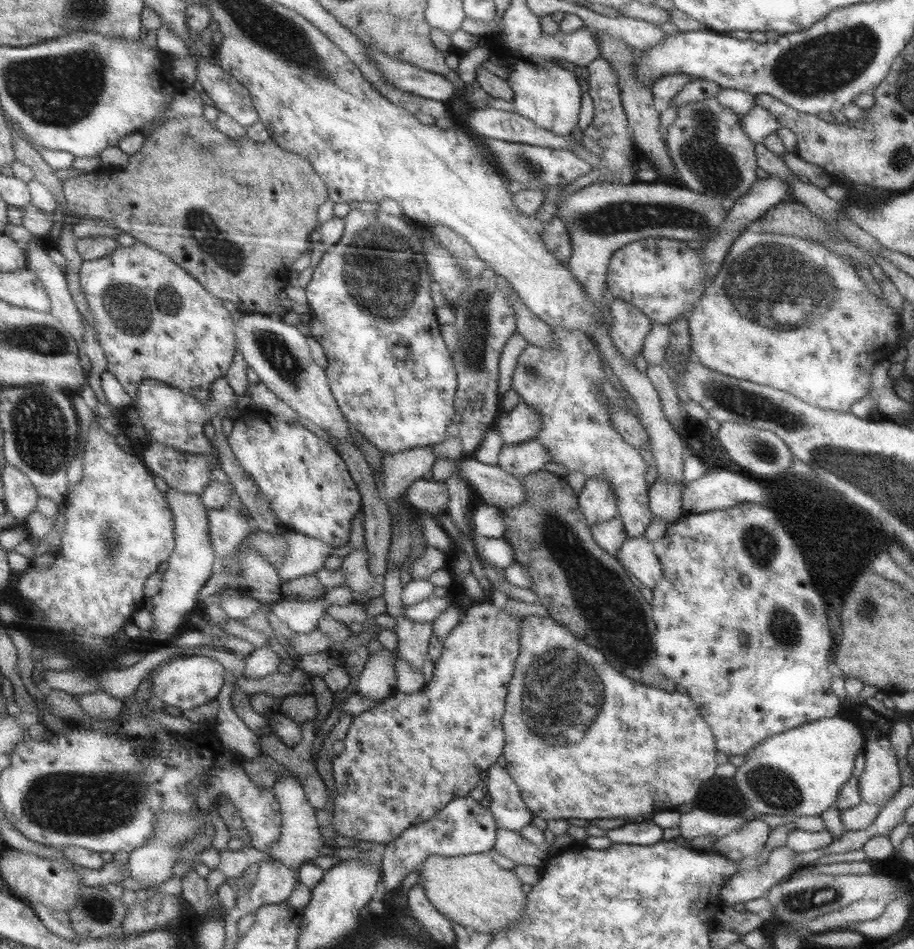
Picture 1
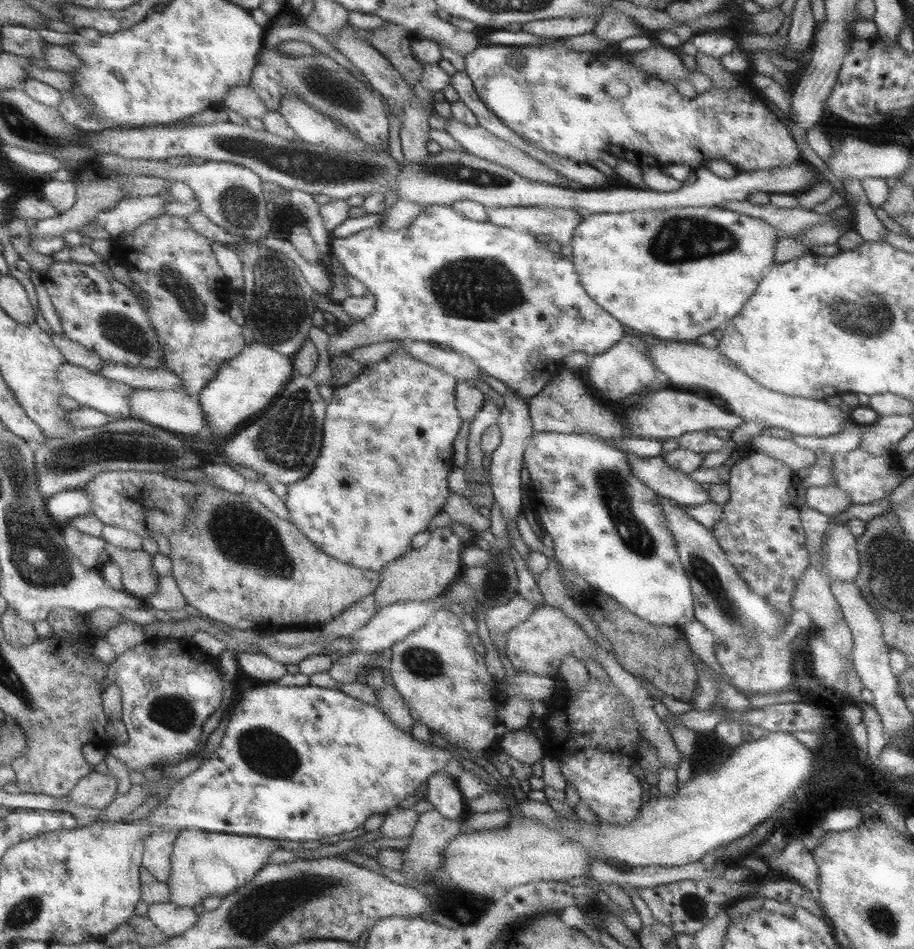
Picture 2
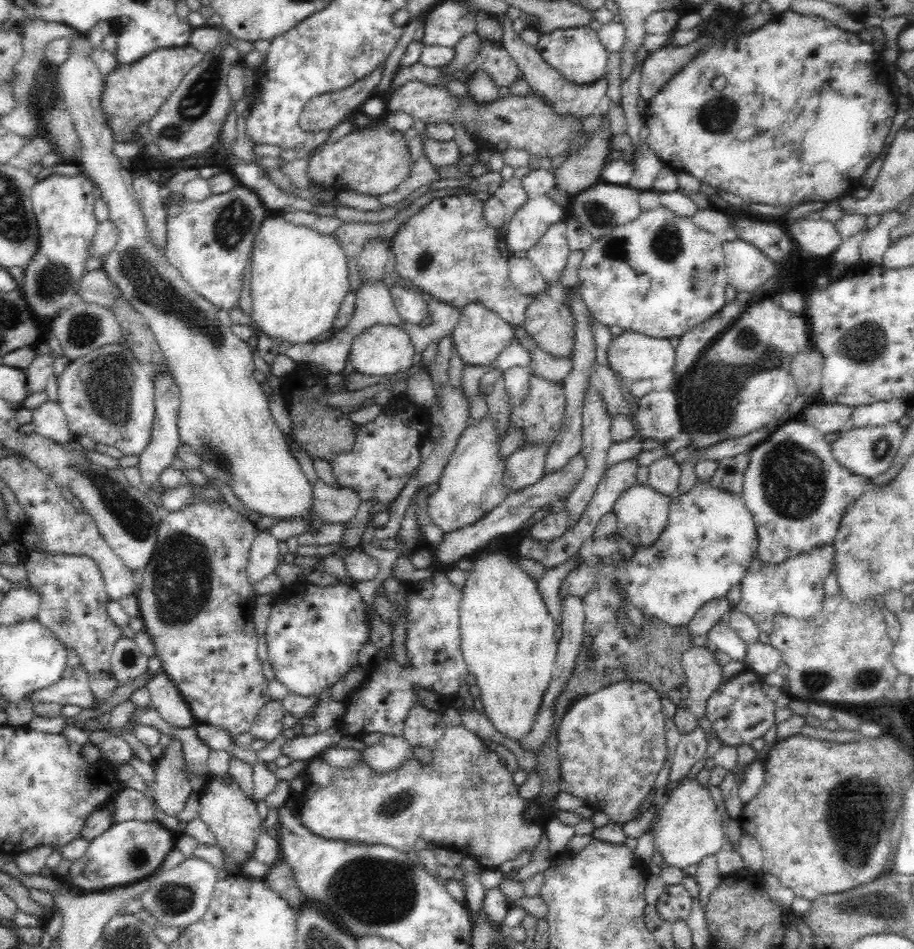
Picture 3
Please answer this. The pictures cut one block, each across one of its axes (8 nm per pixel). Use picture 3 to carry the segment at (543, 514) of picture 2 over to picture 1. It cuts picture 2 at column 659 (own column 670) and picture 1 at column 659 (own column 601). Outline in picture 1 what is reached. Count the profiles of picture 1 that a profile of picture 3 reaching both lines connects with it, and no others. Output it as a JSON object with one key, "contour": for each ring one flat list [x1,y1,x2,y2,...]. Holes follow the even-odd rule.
{"contour":[[643,535,627,538,620,546,617,556,620,564,629,570,643,585,655,589,663,580,660,559,654,553,652,543]]}

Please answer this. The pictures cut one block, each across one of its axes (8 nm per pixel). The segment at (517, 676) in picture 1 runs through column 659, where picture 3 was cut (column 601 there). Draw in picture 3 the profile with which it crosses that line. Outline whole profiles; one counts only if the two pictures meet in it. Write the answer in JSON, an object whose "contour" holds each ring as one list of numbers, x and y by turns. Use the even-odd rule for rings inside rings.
{"contour":[[626,680,578,698,558,724,557,751,563,790,587,802,595,812,604,812,613,823,622,825,636,819,668,754,661,696,644,682]]}

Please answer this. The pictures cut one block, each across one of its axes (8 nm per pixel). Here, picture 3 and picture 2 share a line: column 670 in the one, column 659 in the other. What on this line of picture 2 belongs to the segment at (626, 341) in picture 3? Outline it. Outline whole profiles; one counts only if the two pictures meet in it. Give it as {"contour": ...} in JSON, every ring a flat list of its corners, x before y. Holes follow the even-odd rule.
{"contour":[[667,341,667,344,649,344,649,355,652,362,664,372,674,386,690,392,713,395,728,405,728,411,742,418,738,427,738,436,731,436,736,444,744,444,765,433,770,428,781,428,793,436,818,436,820,438,840,434,849,424,854,422,852,412,842,412,827,404,826,400,802,398,802,396,786,396,782,393,764,388,751,379,741,368,728,360,717,349,710,349,692,341]]}

